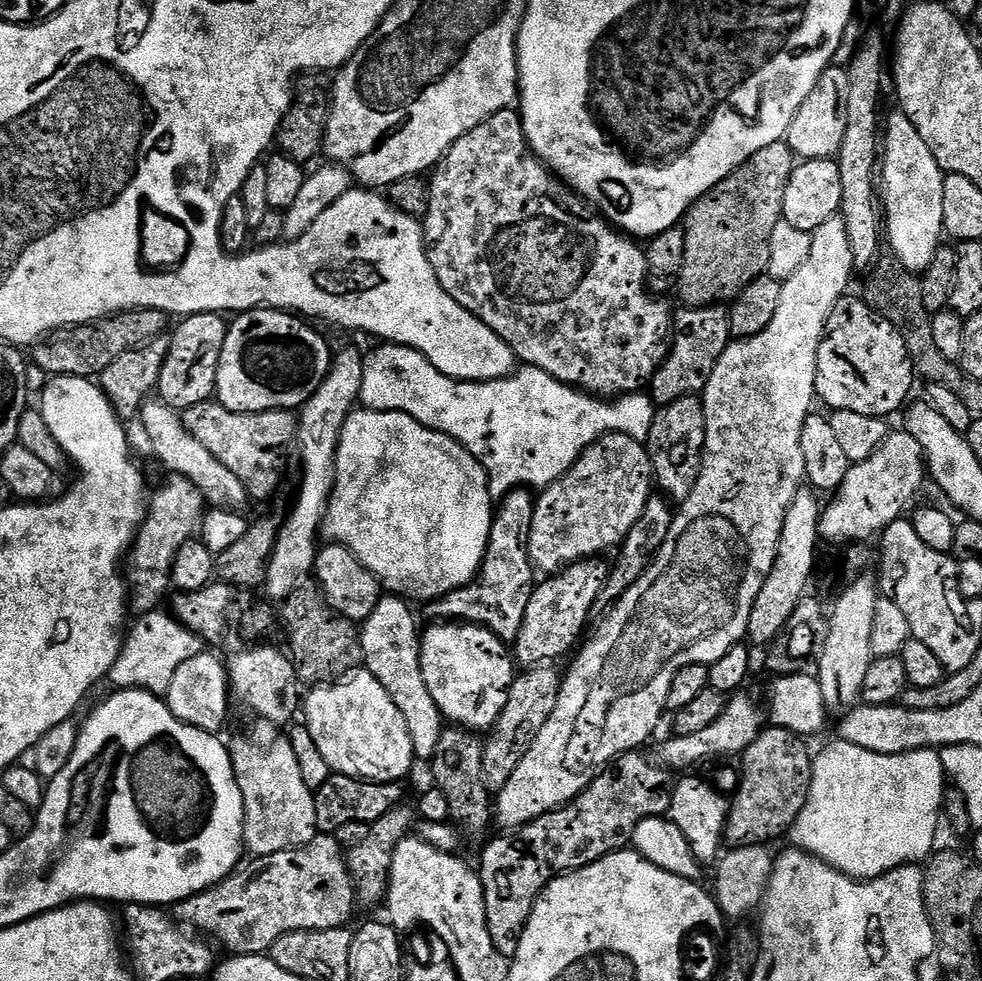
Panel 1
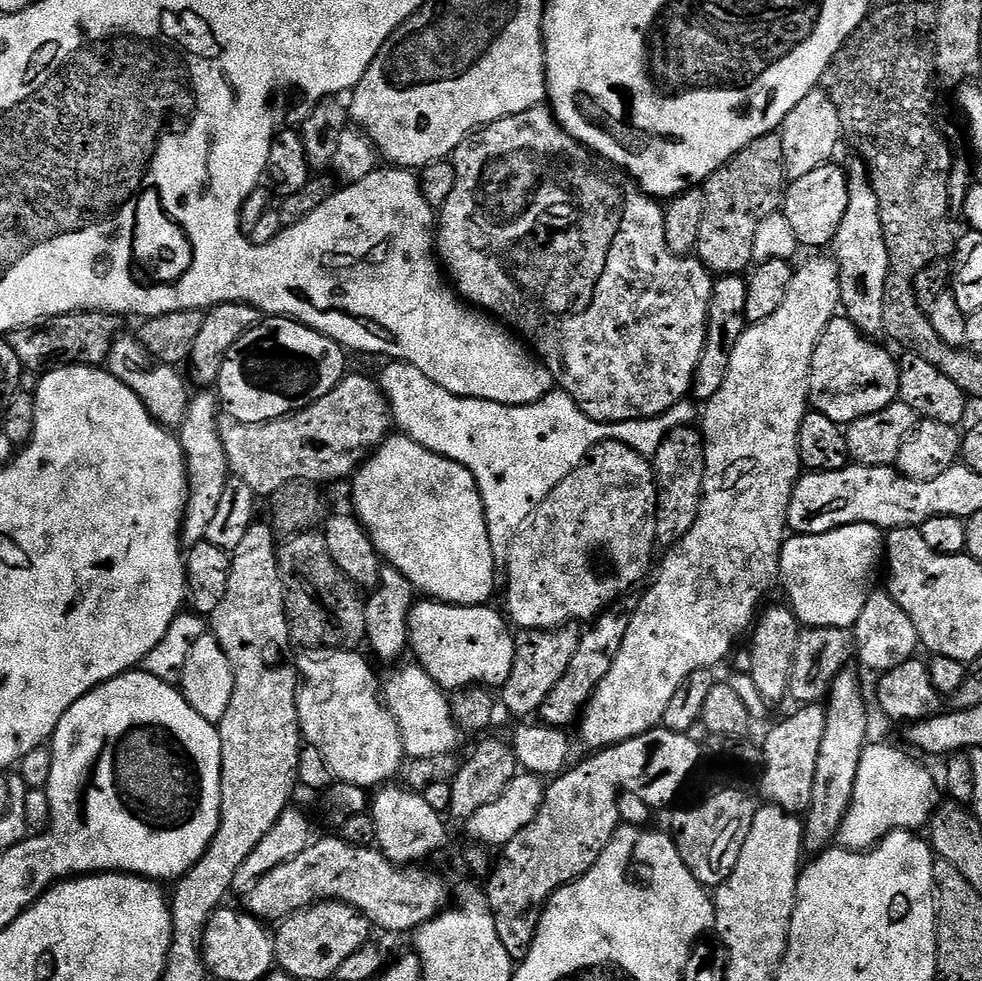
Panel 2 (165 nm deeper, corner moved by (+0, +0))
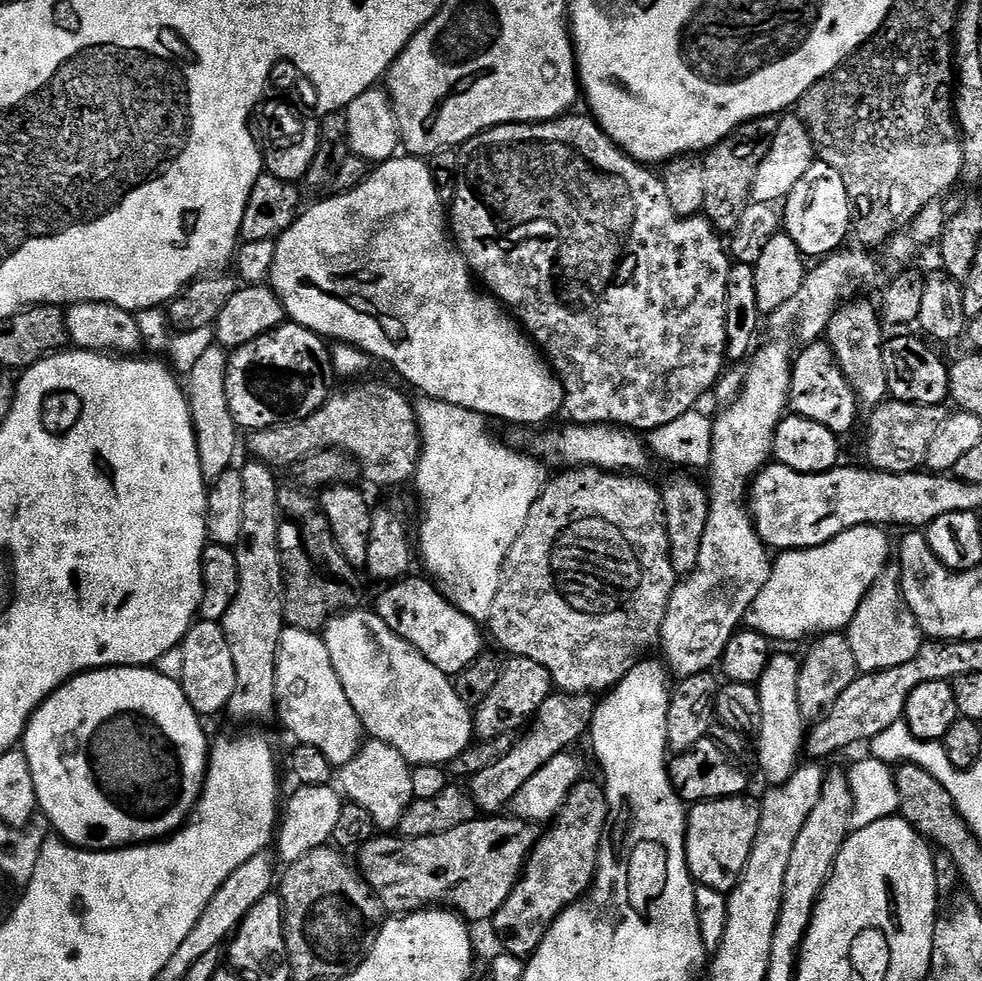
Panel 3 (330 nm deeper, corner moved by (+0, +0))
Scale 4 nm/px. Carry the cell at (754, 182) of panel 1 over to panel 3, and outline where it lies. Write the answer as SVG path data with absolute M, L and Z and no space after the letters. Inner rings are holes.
M776 116L751 120L703 153L702 159L706 166L706 202L703 215L721 233L735 232L742 214L748 209L758 166L762 158L768 156L770 146L774 142L774 134L778 134L779 125Z

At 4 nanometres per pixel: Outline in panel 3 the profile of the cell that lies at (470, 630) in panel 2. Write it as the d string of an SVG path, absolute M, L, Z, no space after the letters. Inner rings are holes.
M412 579L389 583L385 587L388 589L377 598L374 610L382 622L386 622L386 626L390 626L390 630L394 630L394 634L401 636L407 644L414 646L414 650L418 650L426 662L438 666L442 674L455 678L485 651L481 625L455 608L431 579Z

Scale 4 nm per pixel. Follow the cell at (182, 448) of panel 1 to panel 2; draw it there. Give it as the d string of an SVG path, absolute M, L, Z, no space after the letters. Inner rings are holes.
M122 334L113 342L106 361L106 370L124 385L134 390L147 412L167 428L179 427L186 412L190 391L185 377L173 365L164 364L152 358L135 336Z

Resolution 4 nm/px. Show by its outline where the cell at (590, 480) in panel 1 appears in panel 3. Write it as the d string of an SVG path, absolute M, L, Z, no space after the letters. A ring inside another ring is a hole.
M573 468L553 475L540 492L540 497L530 510L530 518L526 518L526 526L522 526L522 534L518 534L518 542L510 546L508 557L504 563L504 573L500 579L498 598L494 598L494 606L490 610L487 627L492 627L492 636L508 651L509 657L521 656L530 658L530 662L538 662L544 666L553 685L562 692L583 692L585 694L607 693L616 687L621 680L630 674L635 664L649 655L653 647L657 647L662 622L666 618L666 610L670 606L672 591L676 589L678 577L672 559L668 553L668 531L664 521L664 498L659 487L655 488L650 481L644 480L640 474L622 472L604 472L601 468Z

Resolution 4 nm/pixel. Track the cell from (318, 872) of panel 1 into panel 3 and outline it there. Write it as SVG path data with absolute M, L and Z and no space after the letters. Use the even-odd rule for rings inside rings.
M511 814L472 819L465 819L464 823L454 826L454 830L446 830L442 834L411 838L401 838L396 834L376 834L360 845L360 875L372 887L389 913L403 914L418 912L421 908L443 906L463 916L465 921L488 922L498 914L498 910L502 910L502 902L510 898L514 886L523 876L524 863L528 861L528 855L532 853L532 847L542 832L531 820L518 820Z

